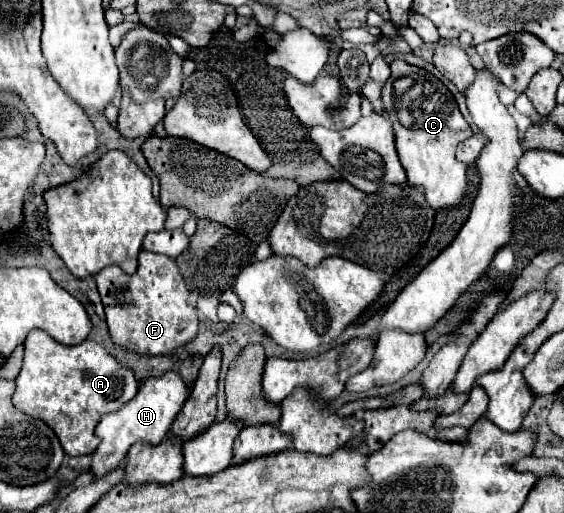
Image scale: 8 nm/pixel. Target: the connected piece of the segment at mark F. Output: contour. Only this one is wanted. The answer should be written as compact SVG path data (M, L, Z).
M141 250L141 262L135 274L125 274L119 266L107 266L95 276L95 282L115 344L133 352L159 356L169 354L195 338L199 318L195 308L187 304L189 290L173 258Z

